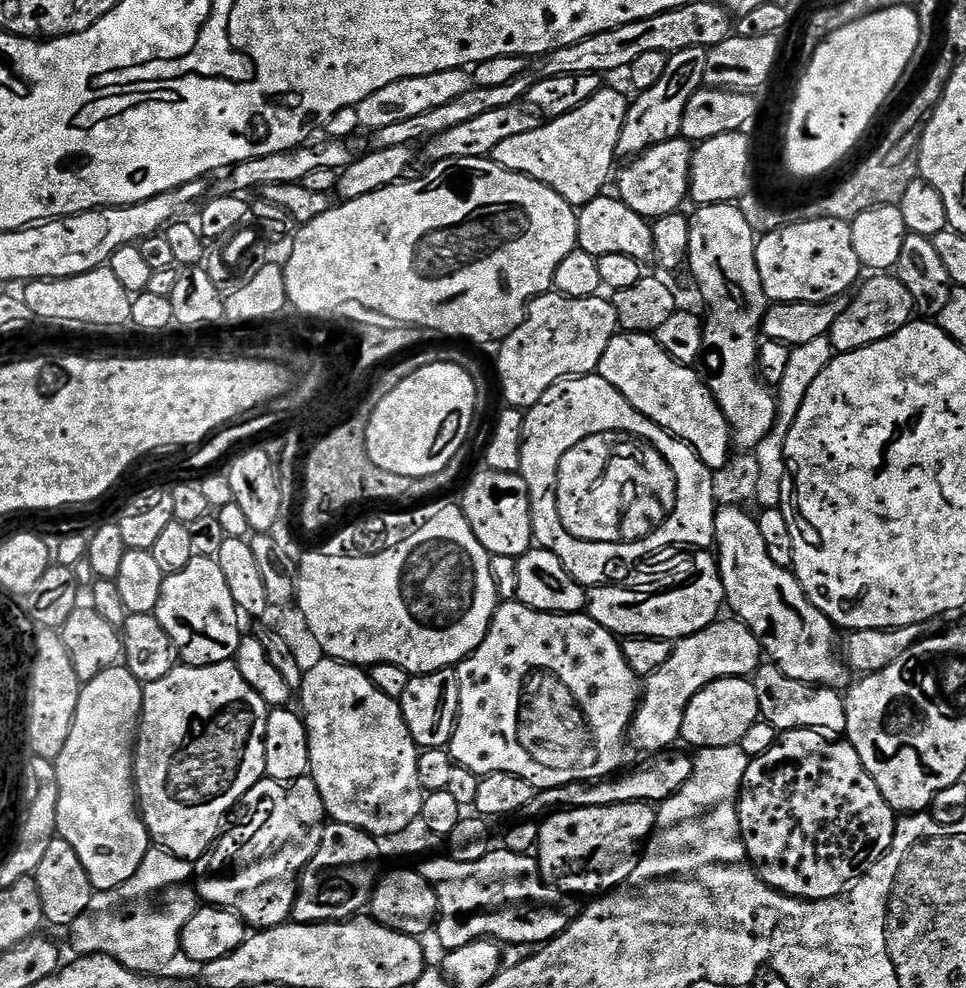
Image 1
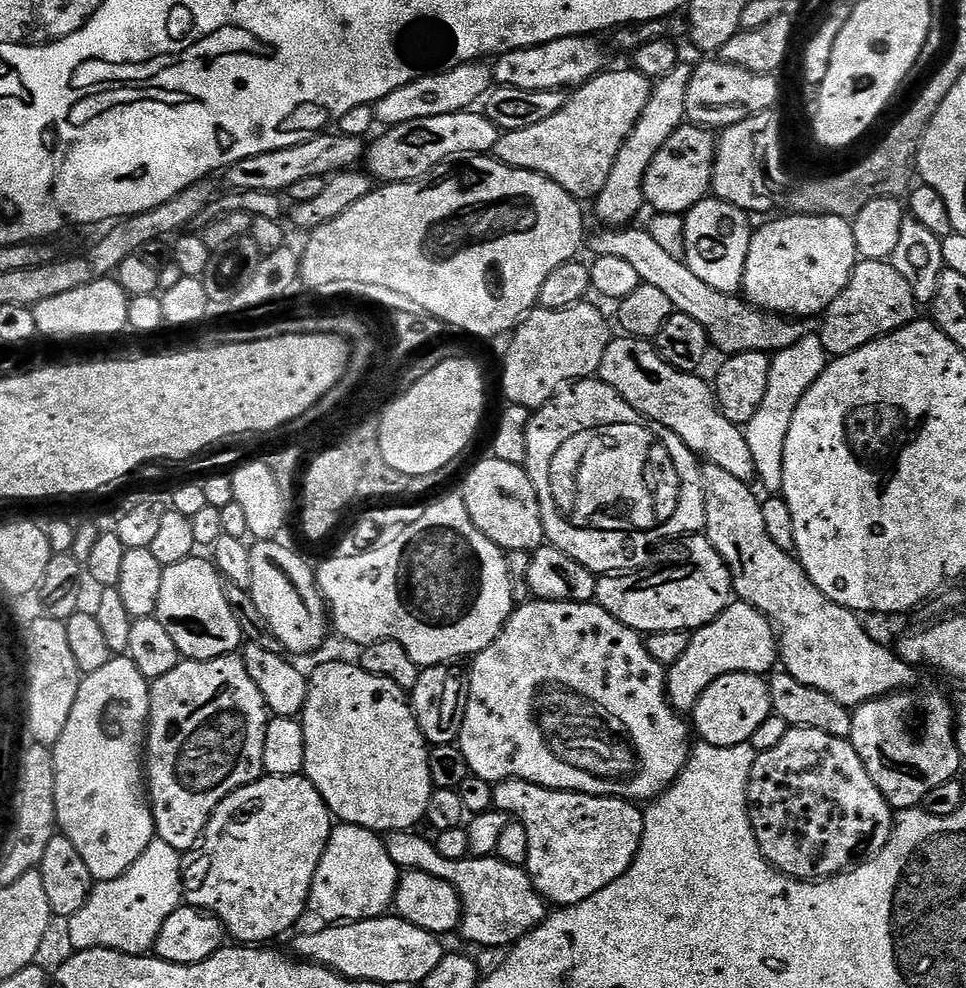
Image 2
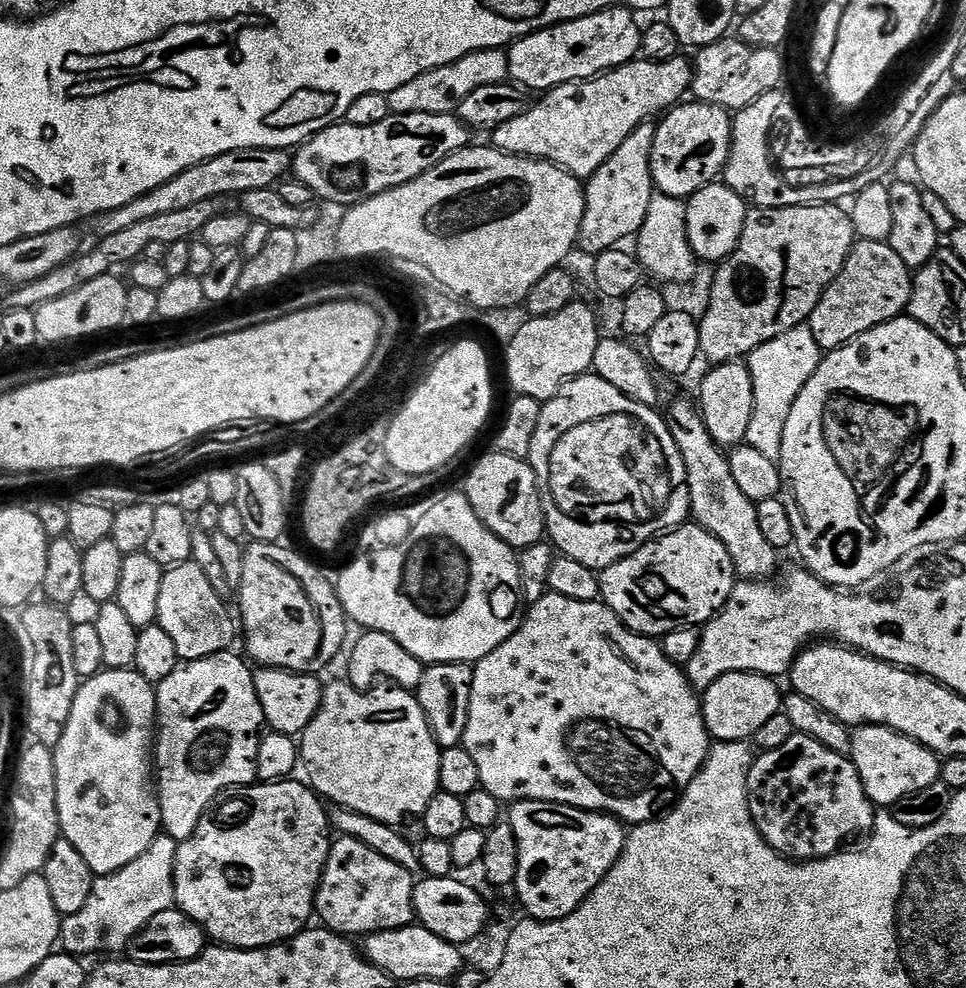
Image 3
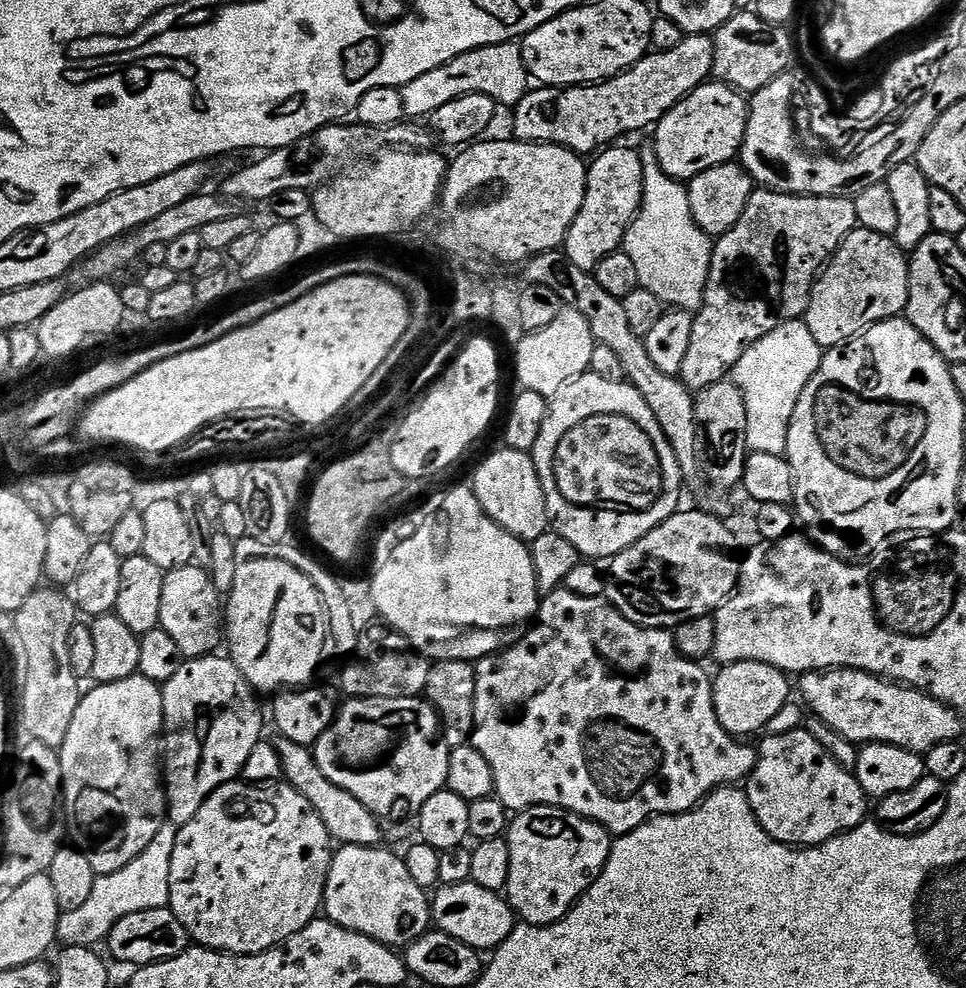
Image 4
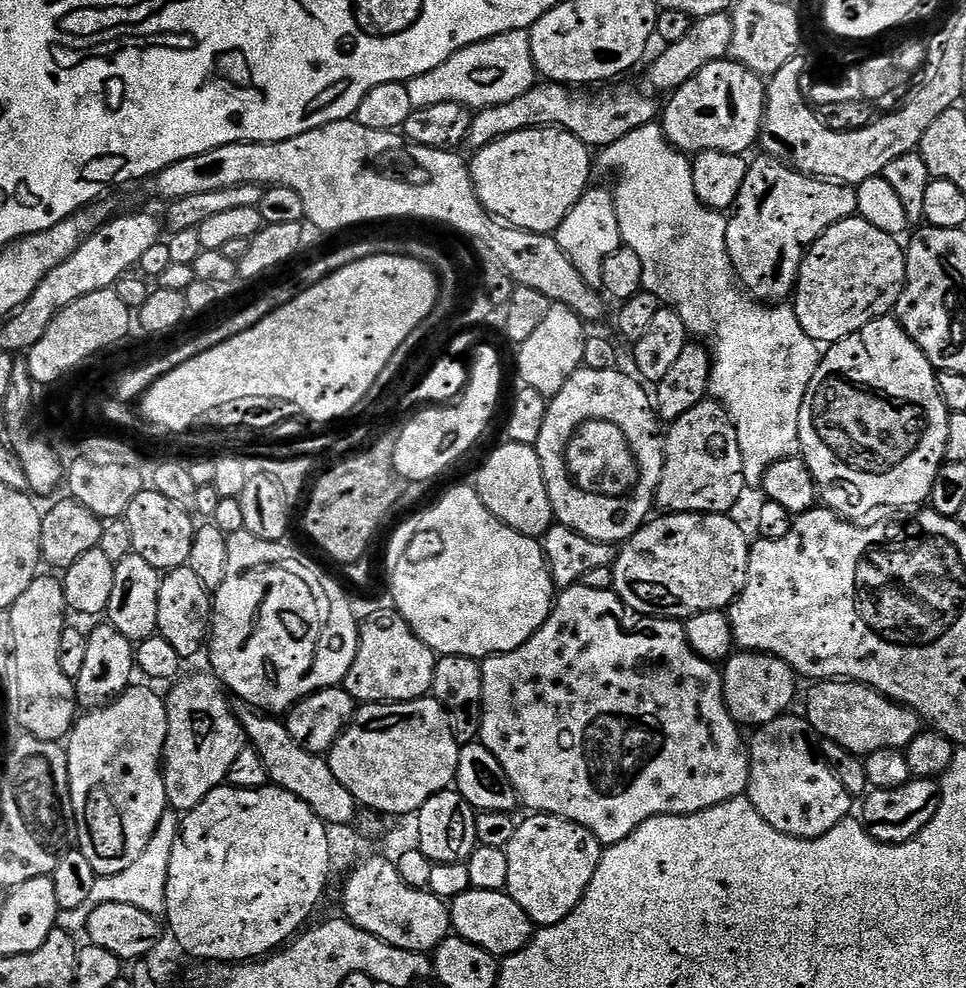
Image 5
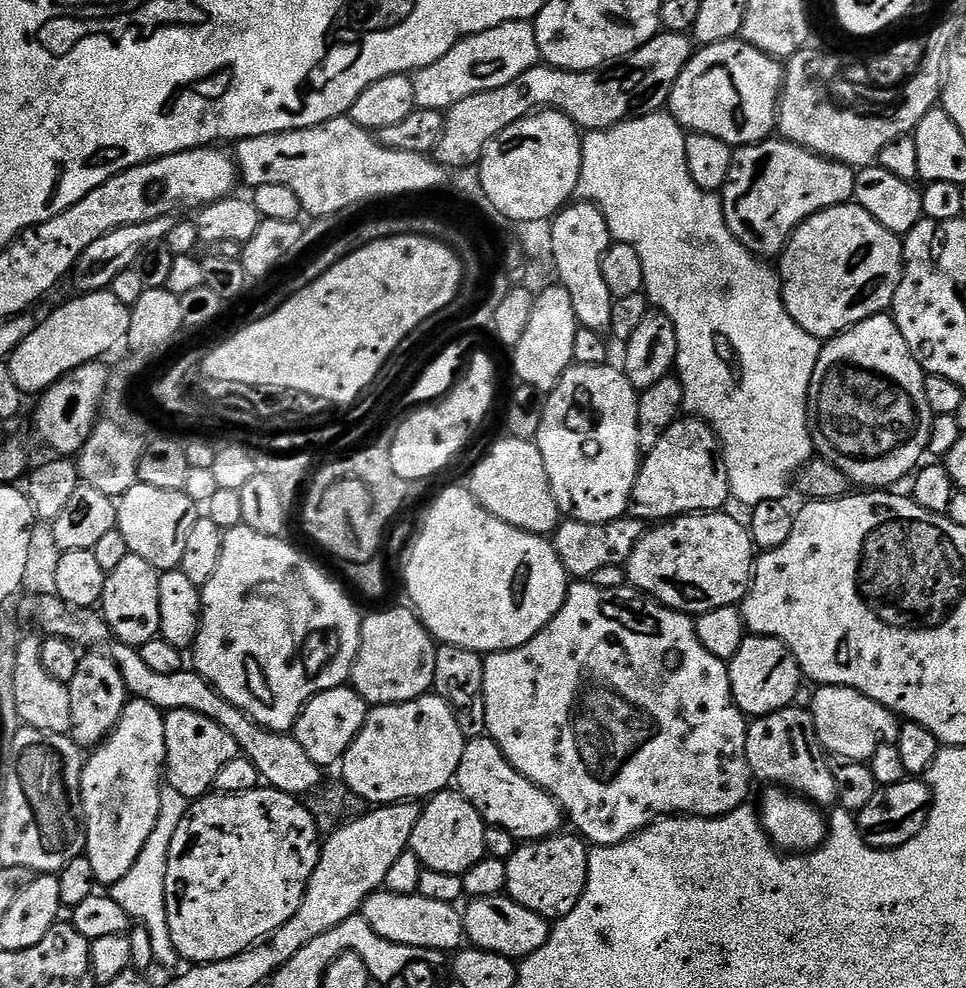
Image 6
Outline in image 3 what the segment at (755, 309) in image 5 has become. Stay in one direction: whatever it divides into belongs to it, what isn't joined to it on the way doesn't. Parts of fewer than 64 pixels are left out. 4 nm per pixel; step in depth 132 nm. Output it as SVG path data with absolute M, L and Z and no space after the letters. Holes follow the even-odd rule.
M653 195L650 210L646 214L646 222L635 237L635 255L649 277L657 276L668 284L684 284L696 272L698 261L690 246L690 238L686 230L687 203L678 198ZM807 323L798 325L786 334L778 334L770 342L758 346L750 357L750 378L754 378L754 414L750 430L746 430L746 443L766 458L779 461L782 454L782 434L786 431L786 418L794 410L794 402L818 370L822 349L814 342L814 334Z

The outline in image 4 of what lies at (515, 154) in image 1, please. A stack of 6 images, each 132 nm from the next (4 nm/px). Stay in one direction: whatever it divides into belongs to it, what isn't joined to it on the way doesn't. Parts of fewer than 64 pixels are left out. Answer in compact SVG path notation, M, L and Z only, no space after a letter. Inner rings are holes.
M688 34L674 50L665 52L653 51L643 56L638 63L612 77L611 80L602 80L598 84L566 88L560 91L537 87L529 90L514 106L516 112L512 116L511 135L517 140L524 140L527 144L561 144L571 152L581 154L595 153L605 146L617 143L619 136L627 132L640 132L643 128L651 129L659 124L662 117L680 100L685 100L699 84L705 83L712 76L714 66L714 39L708 34Z

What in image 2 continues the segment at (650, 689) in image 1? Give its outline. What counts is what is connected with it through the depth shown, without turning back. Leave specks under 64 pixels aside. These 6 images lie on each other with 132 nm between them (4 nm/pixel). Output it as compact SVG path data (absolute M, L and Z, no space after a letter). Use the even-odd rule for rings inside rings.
M733 602L706 626L690 635L686 654L667 669L668 703L681 714L690 714L698 698L714 681L727 672L749 672L755 676L771 673L778 664L778 636L768 617L754 606ZM776 664L776 665L775 665Z

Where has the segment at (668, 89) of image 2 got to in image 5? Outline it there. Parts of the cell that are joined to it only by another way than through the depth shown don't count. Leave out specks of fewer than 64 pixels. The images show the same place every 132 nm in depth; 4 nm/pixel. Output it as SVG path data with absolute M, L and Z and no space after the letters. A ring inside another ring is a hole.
M589 187L572 207L570 214L562 218L554 235L562 254L566 254L570 262L574 262L574 270L582 274L582 278L591 288L599 289L602 282L602 262L606 262L606 258L614 254L614 250L622 247L615 195L609 189L607 192L604 188Z

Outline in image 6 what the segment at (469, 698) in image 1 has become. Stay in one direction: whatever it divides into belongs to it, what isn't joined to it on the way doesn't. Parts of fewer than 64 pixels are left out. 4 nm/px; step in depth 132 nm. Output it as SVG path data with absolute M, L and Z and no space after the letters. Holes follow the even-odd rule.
M590 582L573 583L568 589L568 596L564 600L562 610L558 610L558 614L554 614L552 621L530 643L523 644L521 648L512 648L509 652L493 652L484 656L484 701L486 702L487 735L502 750L502 754L512 763L514 770L518 770L527 780L534 782L544 792L549 792L555 798L556 803L560 805L560 811L564 813L570 824L572 820L573 826L577 828L573 829L580 833L585 841L591 842L596 846L620 844L624 840L631 840L637 832L647 828L657 818L668 818L673 814L683 814L686 816L725 816L736 808L745 807L747 800L744 799L747 798L752 784L754 785L754 777L746 758L746 734L748 733L749 721L736 705L736 700L732 696L728 664L725 661L714 658L714 654L710 654L710 650L706 650L706 646L702 646L702 642L698 642L696 622L689 613L676 612L673 608L665 608L663 604L658 604L655 600L645 598L640 594L631 594L632 596L624 595L625 593L621 590L602 590Z

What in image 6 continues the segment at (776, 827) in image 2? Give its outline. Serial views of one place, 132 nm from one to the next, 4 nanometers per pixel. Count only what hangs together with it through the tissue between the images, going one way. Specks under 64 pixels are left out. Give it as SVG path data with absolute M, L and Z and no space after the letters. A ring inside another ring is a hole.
M789 706L771 712L765 716L757 716L749 723L746 734L746 758L757 781L765 780L765 785L785 789L795 795L811 800L817 806L830 806L836 804L836 791L834 790L834 774L830 774L828 760L823 748L820 747L820 739L814 726L814 718L807 707L796 708Z

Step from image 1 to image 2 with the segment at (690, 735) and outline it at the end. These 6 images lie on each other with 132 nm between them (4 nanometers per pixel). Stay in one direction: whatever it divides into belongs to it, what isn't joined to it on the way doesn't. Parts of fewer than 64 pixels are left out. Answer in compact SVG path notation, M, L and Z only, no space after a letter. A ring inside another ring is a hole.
M727 672L698 698L696 708L690 713L690 720L695 735L697 732L703 743L710 746L738 746L749 743L753 739L751 736L772 715L768 681L764 676L755 676L749 672Z

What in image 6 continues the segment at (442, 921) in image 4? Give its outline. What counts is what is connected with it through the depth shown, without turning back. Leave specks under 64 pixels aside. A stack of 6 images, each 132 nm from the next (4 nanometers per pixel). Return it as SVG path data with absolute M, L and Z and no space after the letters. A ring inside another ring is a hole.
M507 895L478 898L469 905L469 908L462 912L464 934L469 945L509 958L523 958L534 954L534 950L538 950L548 941L549 921L526 910L526 906L514 902Z

